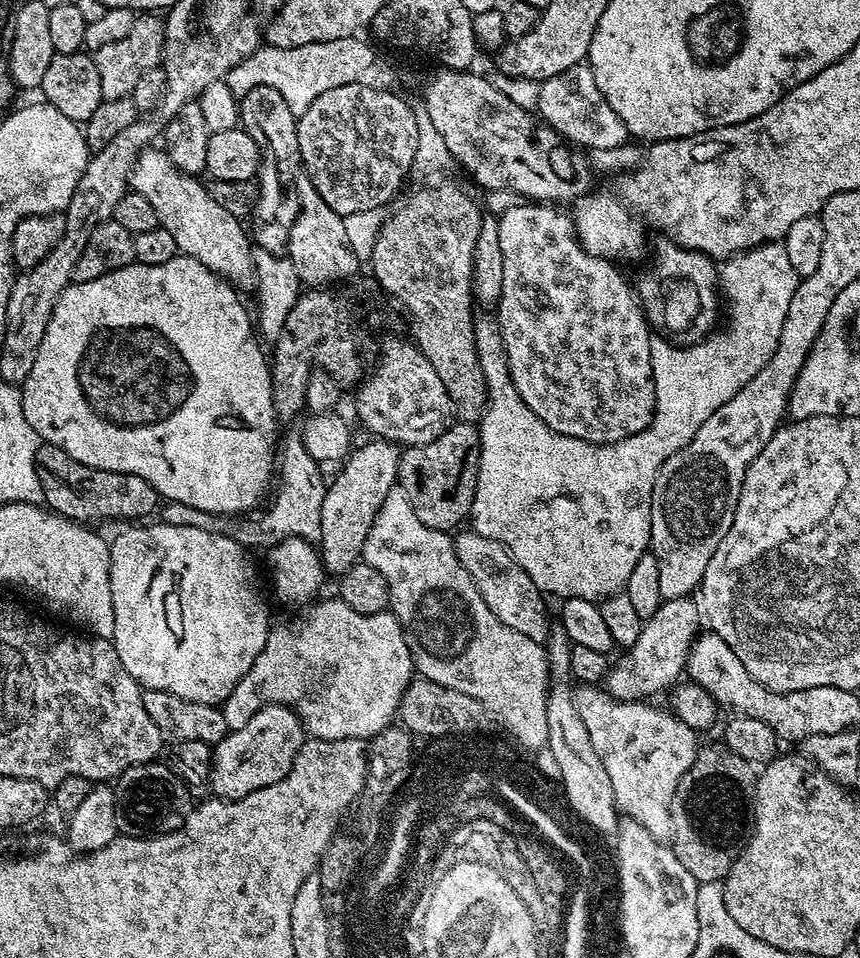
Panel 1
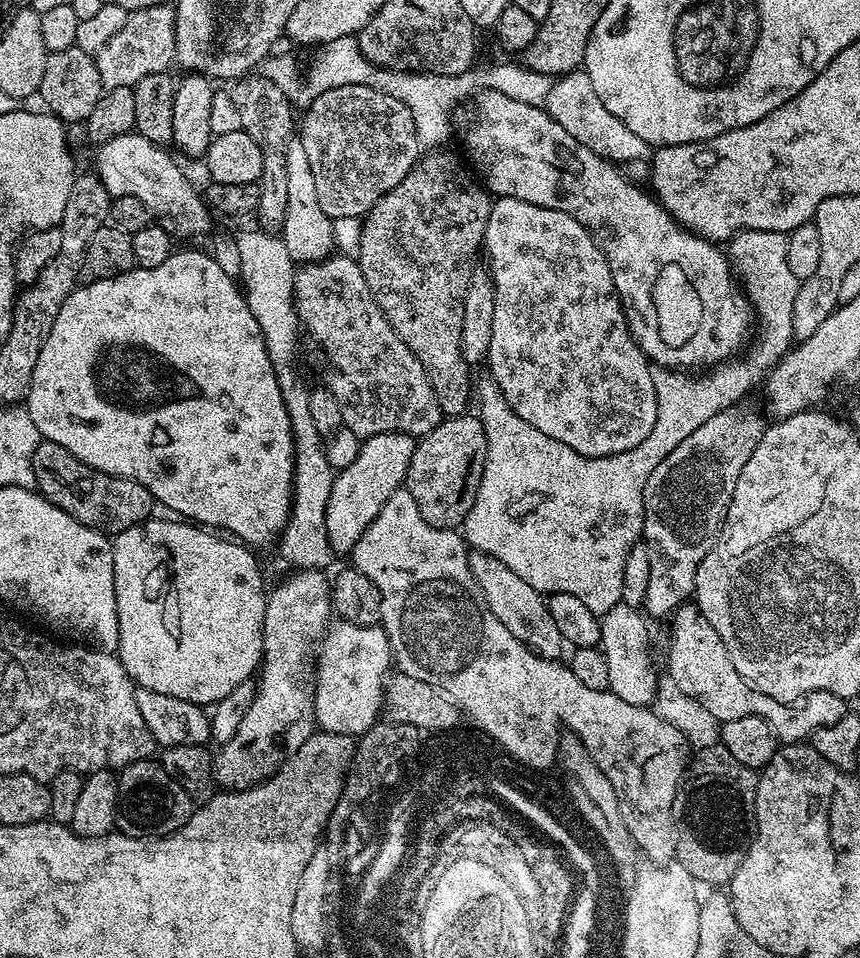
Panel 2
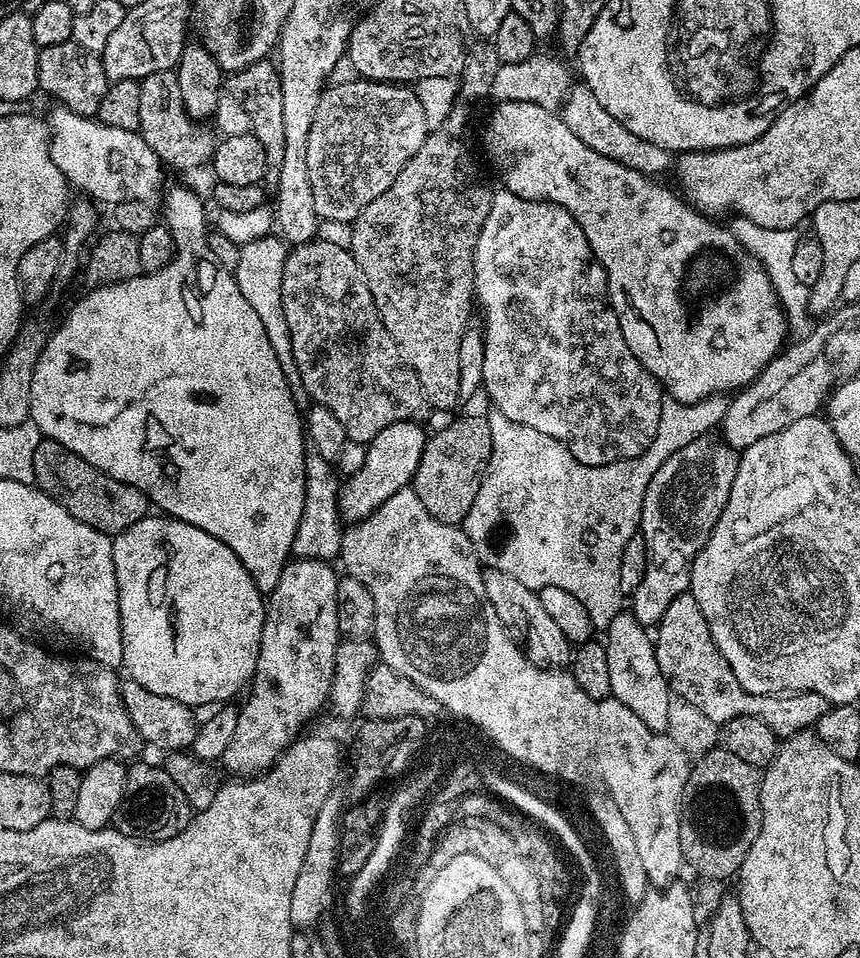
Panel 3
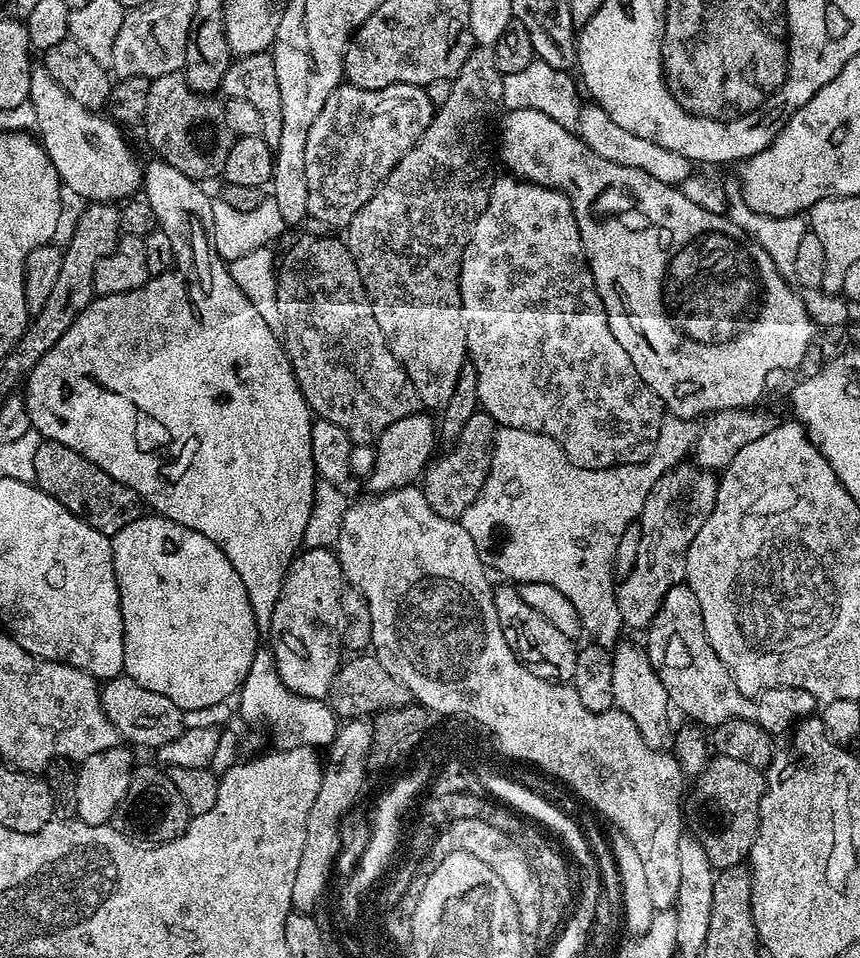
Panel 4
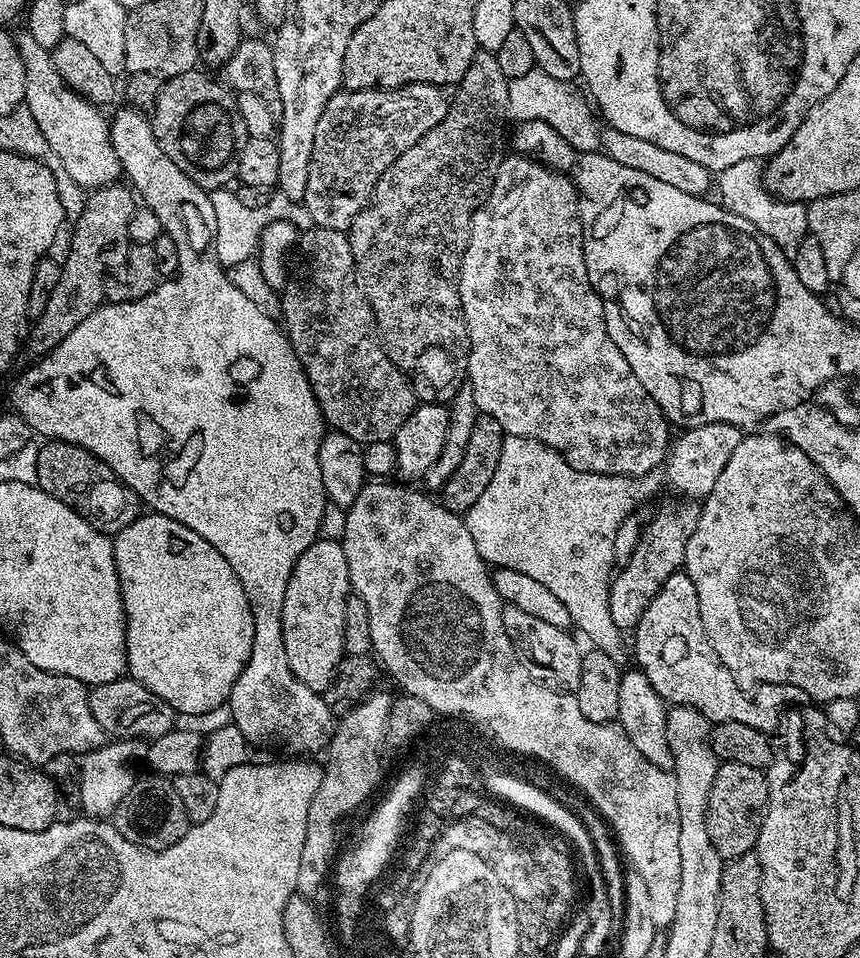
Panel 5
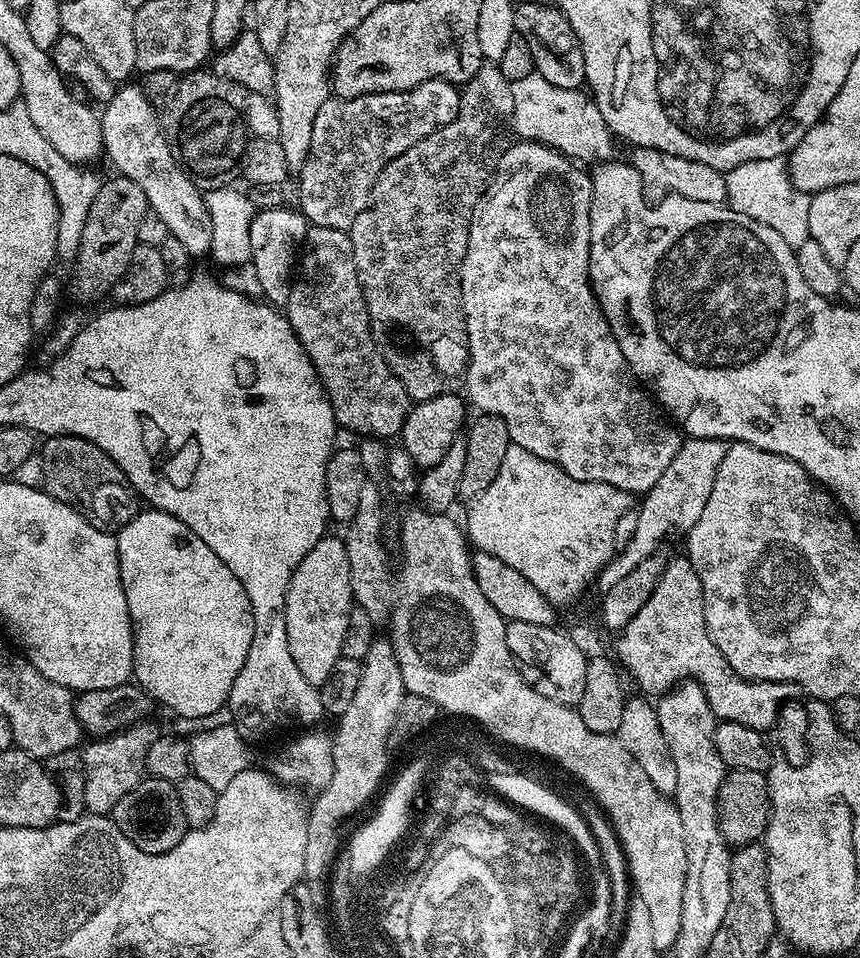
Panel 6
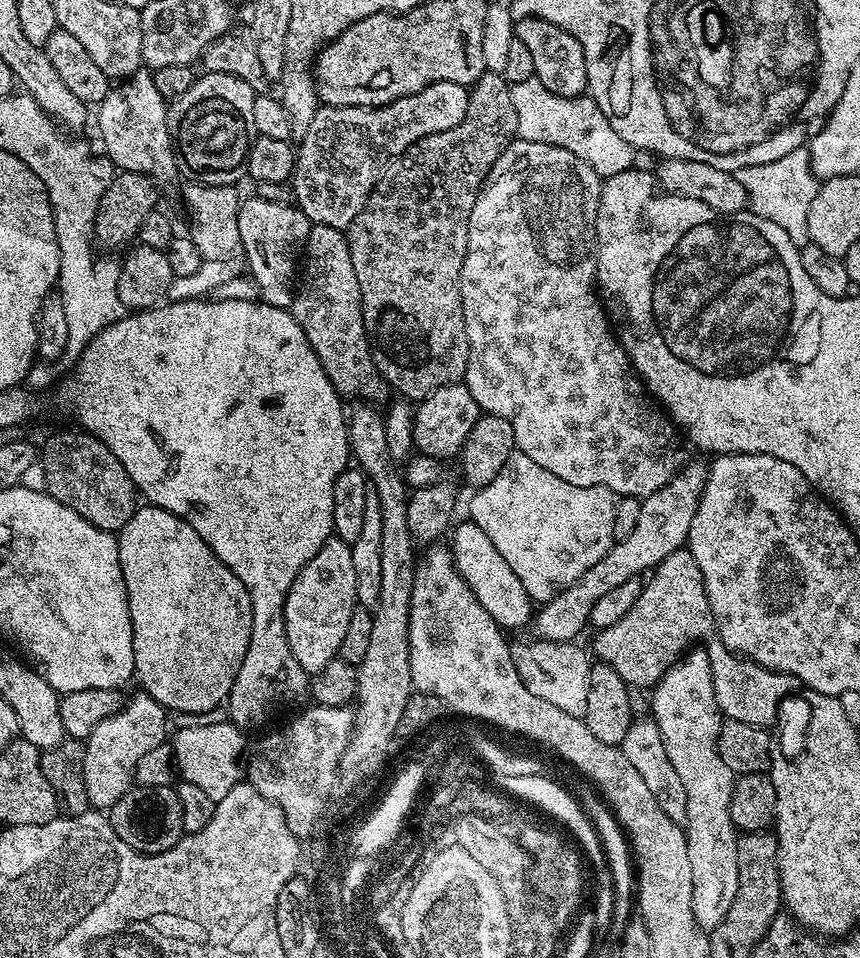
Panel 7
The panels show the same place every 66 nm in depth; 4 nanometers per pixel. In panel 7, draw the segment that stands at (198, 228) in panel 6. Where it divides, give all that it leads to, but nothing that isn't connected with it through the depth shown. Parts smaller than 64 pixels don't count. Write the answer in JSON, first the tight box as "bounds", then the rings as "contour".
{"bounds":[94,70,178,182],"contour":[[[141,70],[117,84],[120,84],[117,88],[116,85],[109,87],[106,98],[98,106],[100,113],[94,116],[100,123],[103,151],[117,169],[146,174],[156,182],[174,179],[176,168],[178,172],[178,156],[168,129],[170,104],[158,94],[152,72]]]}

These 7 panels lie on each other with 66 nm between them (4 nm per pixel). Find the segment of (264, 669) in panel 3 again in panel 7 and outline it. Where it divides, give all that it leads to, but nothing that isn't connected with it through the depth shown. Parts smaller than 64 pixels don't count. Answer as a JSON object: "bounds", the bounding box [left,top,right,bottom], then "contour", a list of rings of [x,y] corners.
{"bounds":[286,538,356,672],"contour":[[[333,538],[325,542],[322,550],[318,550],[318,554],[314,554],[306,566],[302,566],[286,594],[286,638],[290,642],[290,650],[294,650],[294,658],[298,658],[298,666],[302,666],[304,672],[320,672],[331,660],[339,657],[350,614],[356,607],[352,545]]]}

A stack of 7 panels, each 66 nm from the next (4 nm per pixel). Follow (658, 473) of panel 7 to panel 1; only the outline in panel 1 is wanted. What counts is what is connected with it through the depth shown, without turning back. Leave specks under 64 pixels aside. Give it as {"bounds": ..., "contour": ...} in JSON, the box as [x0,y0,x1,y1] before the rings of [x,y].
{"bounds":[498,202,656,444],"contour":[[[516,202],[513,208],[508,208],[504,213],[498,216],[500,225],[498,226],[498,246],[502,250],[502,294],[498,305],[498,323],[500,325],[500,333],[502,334],[502,342],[506,350],[506,358],[508,359],[508,373],[514,382],[514,386],[518,390],[518,394],[522,398],[522,402],[526,402],[526,406],[530,406],[530,410],[534,410],[534,414],[538,414],[538,418],[542,418],[542,422],[546,422],[546,426],[550,426],[550,430],[554,430],[558,434],[566,434],[570,438],[578,438],[585,440],[591,444],[613,444],[614,442],[622,442],[626,438],[630,438],[634,434],[638,434],[642,430],[646,430],[652,425],[652,416],[656,413],[656,395],[654,394],[654,378],[652,377],[652,359],[650,358],[650,342],[653,333],[650,331],[650,325],[644,316],[644,309],[639,300],[636,299],[636,293],[633,285],[624,281],[624,276],[619,272],[617,265],[611,260],[603,260],[594,254],[588,252],[580,245],[579,238],[576,237],[576,225],[572,223],[572,217],[567,211],[561,210],[556,206],[549,206],[543,202]]]}

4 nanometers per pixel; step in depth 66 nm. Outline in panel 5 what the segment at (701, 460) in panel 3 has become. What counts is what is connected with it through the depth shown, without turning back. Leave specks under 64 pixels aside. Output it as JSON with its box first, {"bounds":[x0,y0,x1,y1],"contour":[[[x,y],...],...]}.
{"bounds":[608,498,700,630],"contour":[[[672,498],[656,512],[656,517],[645,523],[644,533],[640,535],[634,554],[630,554],[630,562],[626,562],[613,575],[612,584],[608,587],[610,598],[610,615],[614,617],[614,626],[622,630],[635,629],[637,622],[646,614],[646,606],[654,602],[654,594],[662,590],[666,578],[670,574],[681,571],[686,558],[686,542],[690,542],[690,534],[698,526],[700,504],[687,498]]]}

